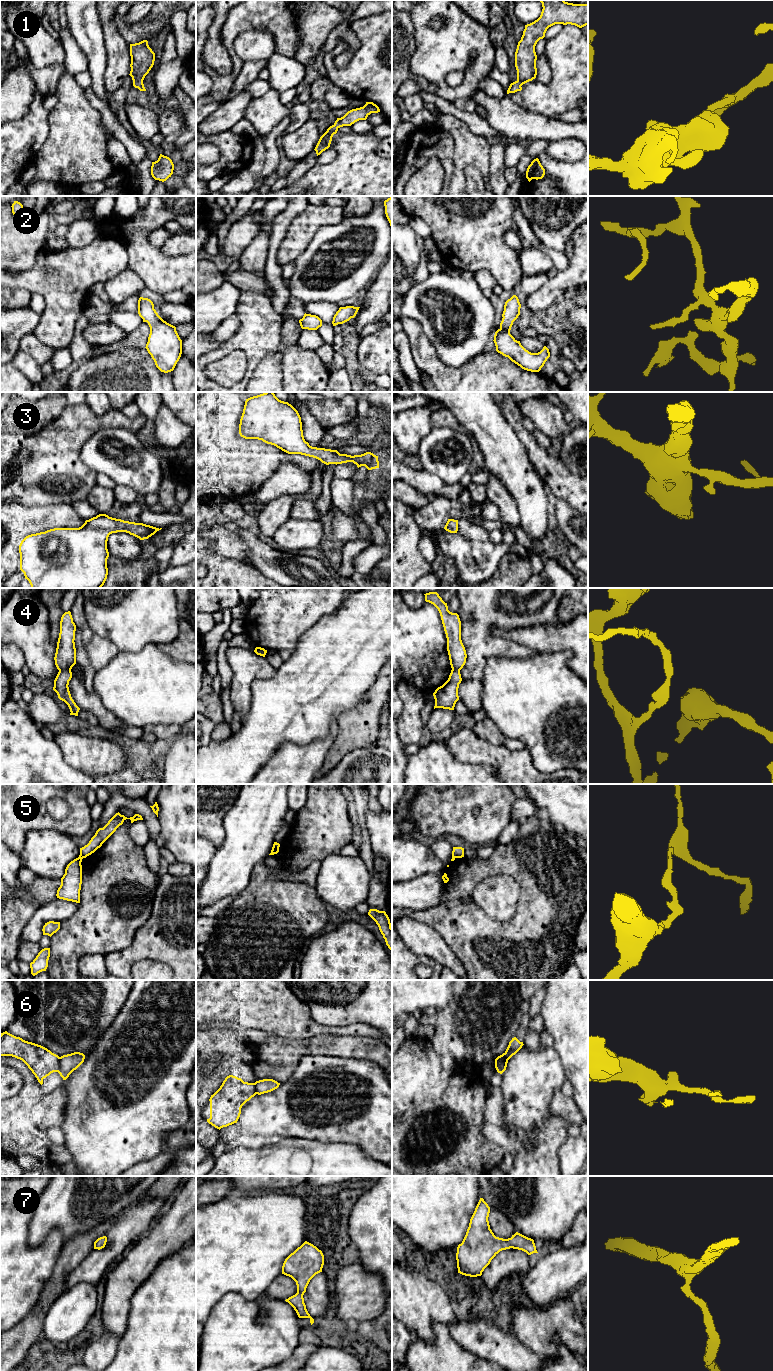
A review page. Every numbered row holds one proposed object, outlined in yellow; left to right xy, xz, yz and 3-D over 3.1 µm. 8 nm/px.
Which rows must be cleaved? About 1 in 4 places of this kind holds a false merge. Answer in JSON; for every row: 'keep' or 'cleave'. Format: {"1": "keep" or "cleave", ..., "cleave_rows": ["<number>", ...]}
{"1": "keep", "2": "keep", "3": "keep", "4": "cleave", "5": "cleave", "6": "cleave", "7": "keep", "cleave_rows": ["4", "5", "6"]}

